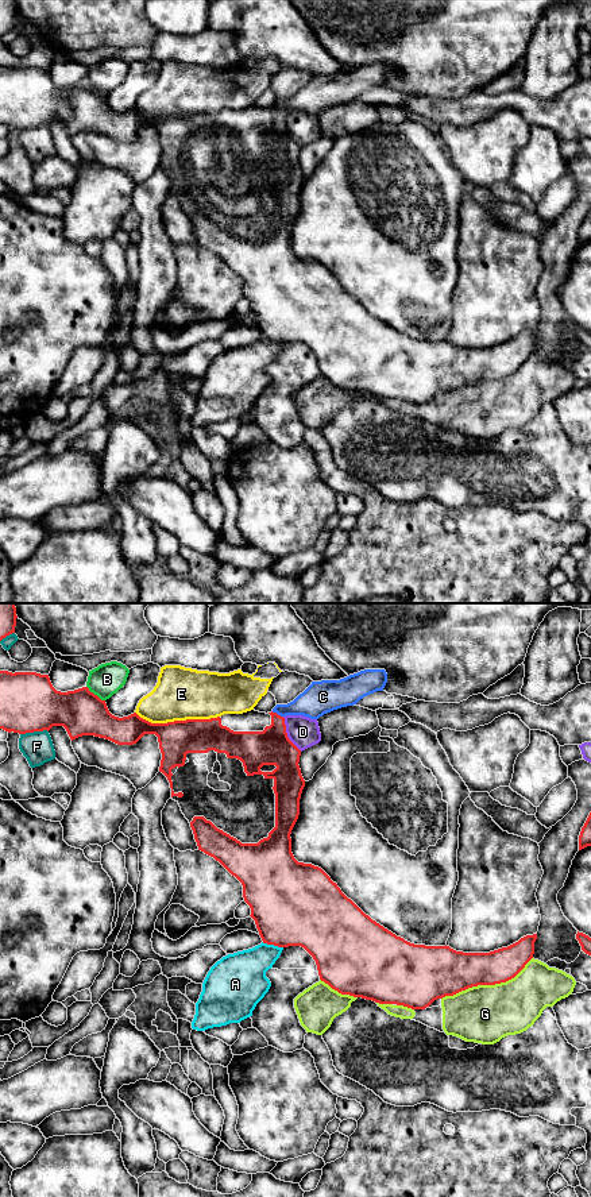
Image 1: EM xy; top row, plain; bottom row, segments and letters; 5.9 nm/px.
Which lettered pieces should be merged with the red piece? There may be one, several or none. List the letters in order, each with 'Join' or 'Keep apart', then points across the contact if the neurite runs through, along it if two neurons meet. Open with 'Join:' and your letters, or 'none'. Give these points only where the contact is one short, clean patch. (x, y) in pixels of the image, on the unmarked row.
Join: C
A: Keep apart
B: Keep apart
C: Join. Path across: xy (271, 142), (275, 130), (275, 108), (315, 97)
D: Keep apart
E: Keep apart
F: Keep apart
G: Keep apart

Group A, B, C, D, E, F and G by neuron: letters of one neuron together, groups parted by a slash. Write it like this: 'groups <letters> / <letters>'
groups A / B / C / D / E / F / G

